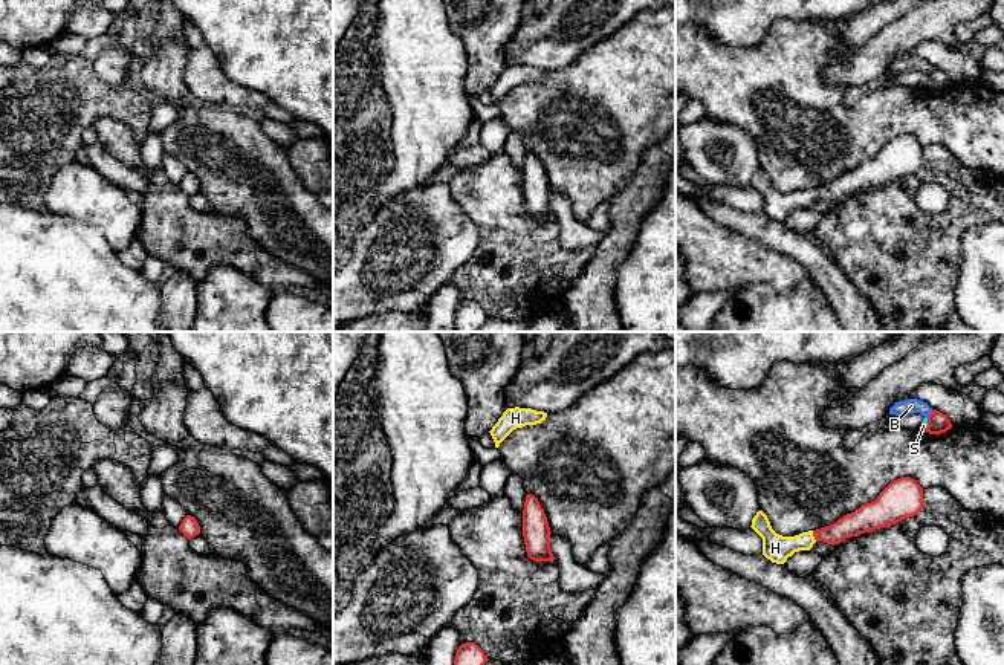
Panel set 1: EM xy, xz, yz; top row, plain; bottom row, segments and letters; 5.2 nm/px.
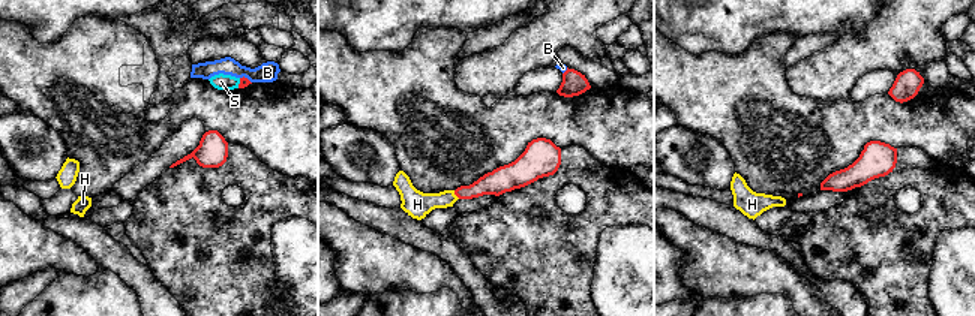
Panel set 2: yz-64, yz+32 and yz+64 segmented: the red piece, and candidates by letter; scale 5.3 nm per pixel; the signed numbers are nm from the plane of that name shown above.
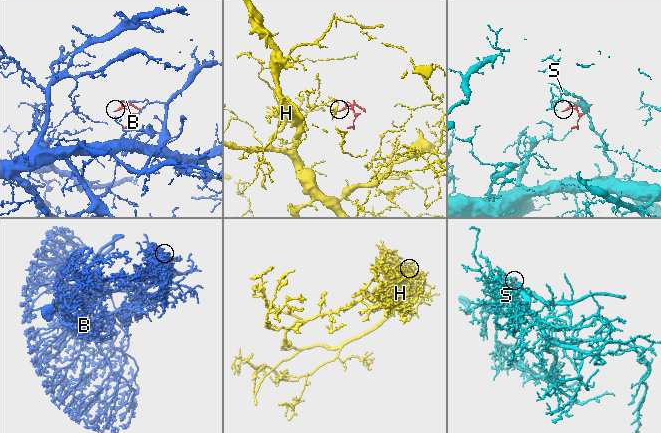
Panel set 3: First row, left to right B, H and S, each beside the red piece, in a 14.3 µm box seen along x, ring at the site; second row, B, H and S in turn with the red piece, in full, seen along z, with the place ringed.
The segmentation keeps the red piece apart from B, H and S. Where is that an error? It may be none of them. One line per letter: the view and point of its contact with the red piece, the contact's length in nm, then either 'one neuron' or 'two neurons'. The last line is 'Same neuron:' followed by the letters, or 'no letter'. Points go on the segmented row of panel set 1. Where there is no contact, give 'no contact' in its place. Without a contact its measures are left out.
B: meets red in yz at (931, 413); contact 50 nm long; two neurons
H: meets red in yz at (813, 535); contact 60 nm long; one neuron
S: meets red in yz at (928, 424); contact 70 nm long; two neurons
Same neuron: H

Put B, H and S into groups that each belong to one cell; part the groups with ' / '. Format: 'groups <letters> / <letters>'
groups B / H / S

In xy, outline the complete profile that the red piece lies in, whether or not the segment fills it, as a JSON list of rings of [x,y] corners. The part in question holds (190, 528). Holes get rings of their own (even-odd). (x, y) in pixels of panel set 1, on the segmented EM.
[[[186,515],[183,521],[179,526],[179,530],[186,537],[188,540],[194,538],[196,535],[200,534],[200,526],[197,520],[191,515]]]

